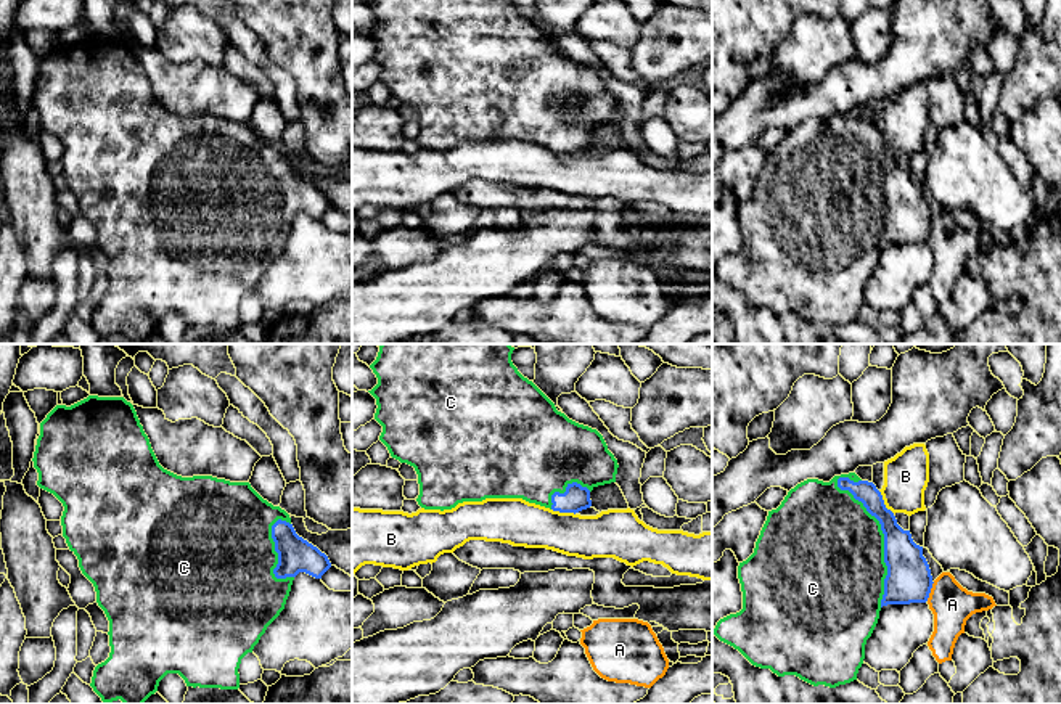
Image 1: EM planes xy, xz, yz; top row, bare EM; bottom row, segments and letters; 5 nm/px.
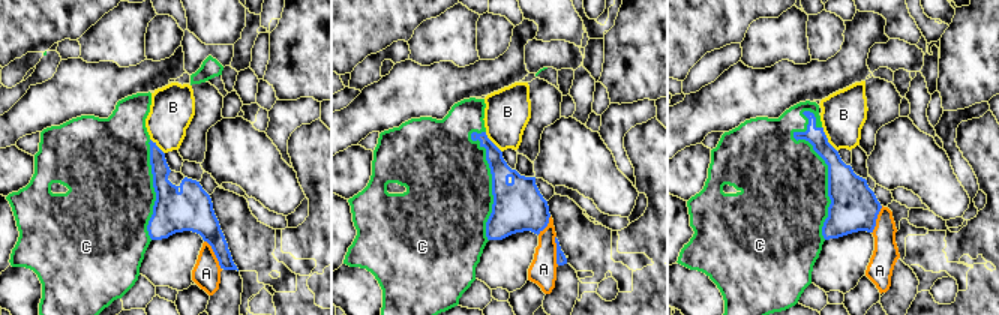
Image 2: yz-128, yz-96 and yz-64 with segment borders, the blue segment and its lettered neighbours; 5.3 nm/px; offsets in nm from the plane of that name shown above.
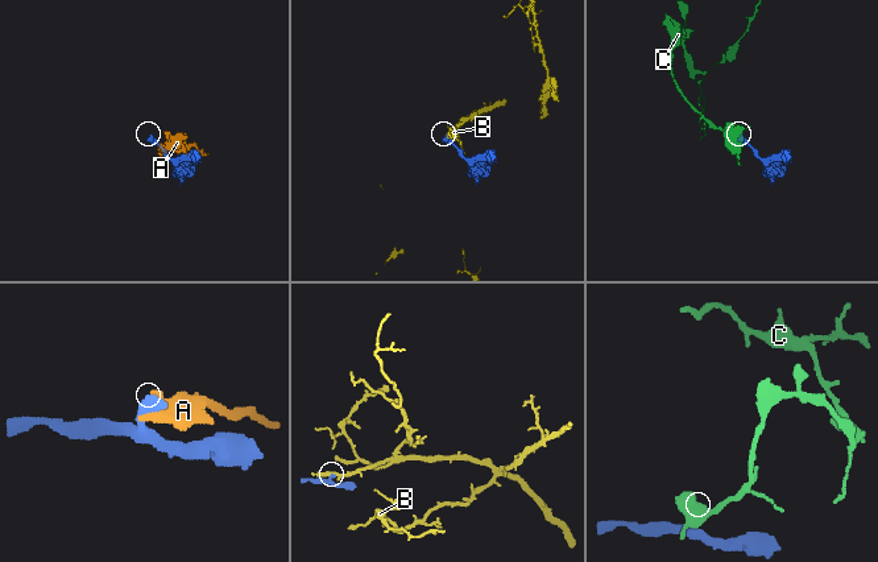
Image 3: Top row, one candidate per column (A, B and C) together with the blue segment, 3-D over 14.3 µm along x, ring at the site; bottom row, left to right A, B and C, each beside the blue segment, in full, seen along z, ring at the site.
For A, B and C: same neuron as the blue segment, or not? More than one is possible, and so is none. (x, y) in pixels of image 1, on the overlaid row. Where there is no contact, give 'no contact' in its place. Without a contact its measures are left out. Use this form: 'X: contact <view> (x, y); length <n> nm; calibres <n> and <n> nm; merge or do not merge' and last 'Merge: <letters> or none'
A: contact yz (929, 592); length 100 nm; calibres 220 and 200 nm; do not merge
B: contact yz (883, 503); length 150 nm; calibres 160 and 220 nm; do not merge
C: contact yz (884, 539); length 700 nm; calibres 220 and 480 nm; merge
Merge: C

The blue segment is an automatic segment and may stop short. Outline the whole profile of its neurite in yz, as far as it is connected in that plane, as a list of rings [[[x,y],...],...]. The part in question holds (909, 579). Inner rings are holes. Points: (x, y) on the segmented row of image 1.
[[[855,473],[834,476],[830,482],[807,479],[788,492],[776,510],[768,511],[767,521],[756,542],[754,553],[738,566],[738,579],[743,591],[743,609],[720,619],[714,635],[738,649],[752,665],[770,669],[778,677],[796,675],[801,680],[818,686],[836,688],[857,680],[858,669],[865,659],[865,645],[871,636],[883,606],[926,603],[932,588],[932,575],[923,546],[916,545],[910,530],[903,530],[891,510],[886,508],[881,492],[873,482],[862,481]]]

